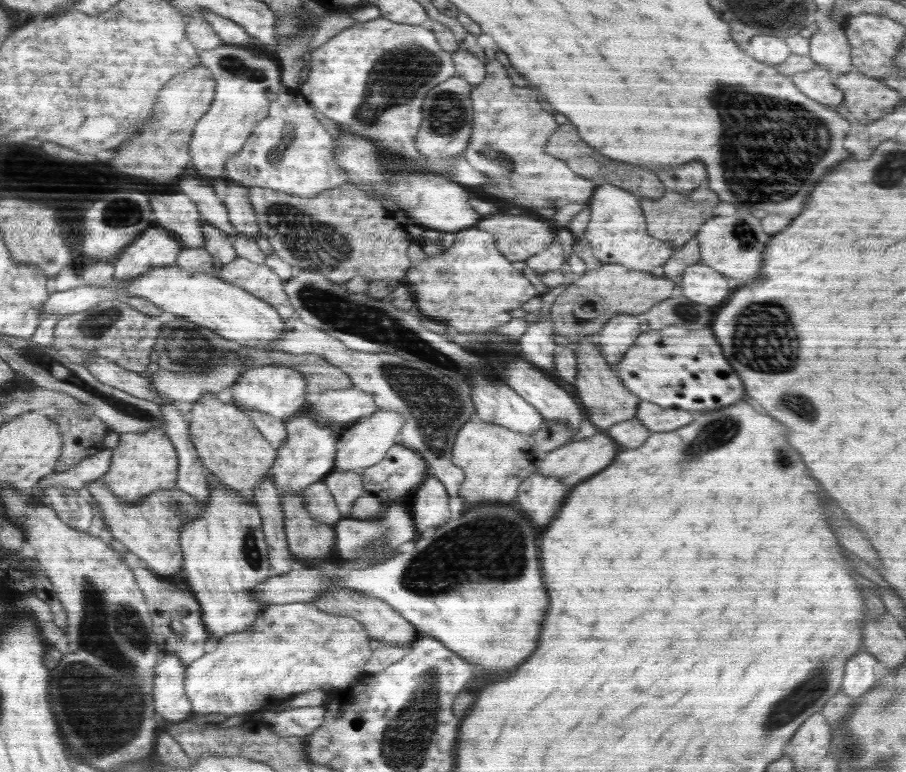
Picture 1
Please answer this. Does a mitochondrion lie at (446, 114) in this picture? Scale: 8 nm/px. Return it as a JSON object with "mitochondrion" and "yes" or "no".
{"mitochondrion":"yes"}

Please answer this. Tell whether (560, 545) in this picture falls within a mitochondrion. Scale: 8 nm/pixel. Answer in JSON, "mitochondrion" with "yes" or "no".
{"mitochondrion":"no"}

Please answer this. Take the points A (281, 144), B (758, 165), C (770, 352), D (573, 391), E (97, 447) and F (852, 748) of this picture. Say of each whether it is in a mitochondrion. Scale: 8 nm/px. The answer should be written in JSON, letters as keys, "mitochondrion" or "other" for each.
{"A":"mitochondrion","B":"mitochondrion","C":"mitochondrion","D":"other","E":"other","F":"mitochondrion"}

